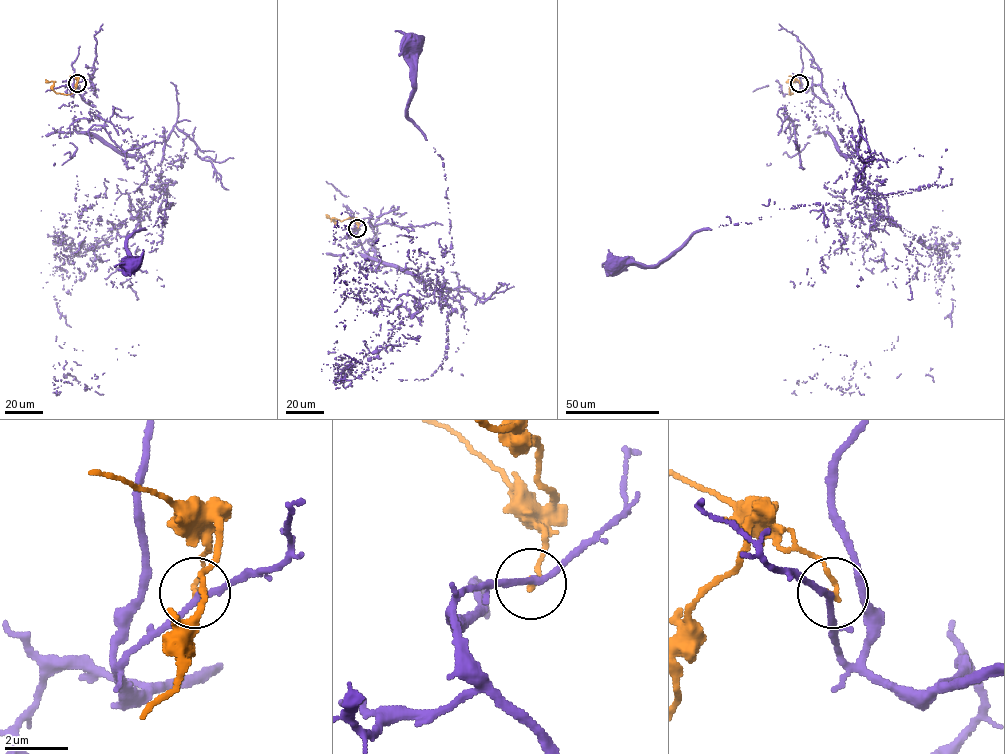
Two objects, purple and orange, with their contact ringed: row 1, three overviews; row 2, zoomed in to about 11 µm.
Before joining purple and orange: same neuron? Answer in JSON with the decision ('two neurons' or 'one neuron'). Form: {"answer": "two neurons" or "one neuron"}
{"answer": "two neurons"}

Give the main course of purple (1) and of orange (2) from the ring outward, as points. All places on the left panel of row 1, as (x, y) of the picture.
1: (76, 82), (98, 135), (161, 179), (149, 232), (171, 203), (165, 223), (128, 239), (133, 266)
2: (76, 82), (76, 88), (65, 94), (56, 93), (53, 81), (45, 79)

